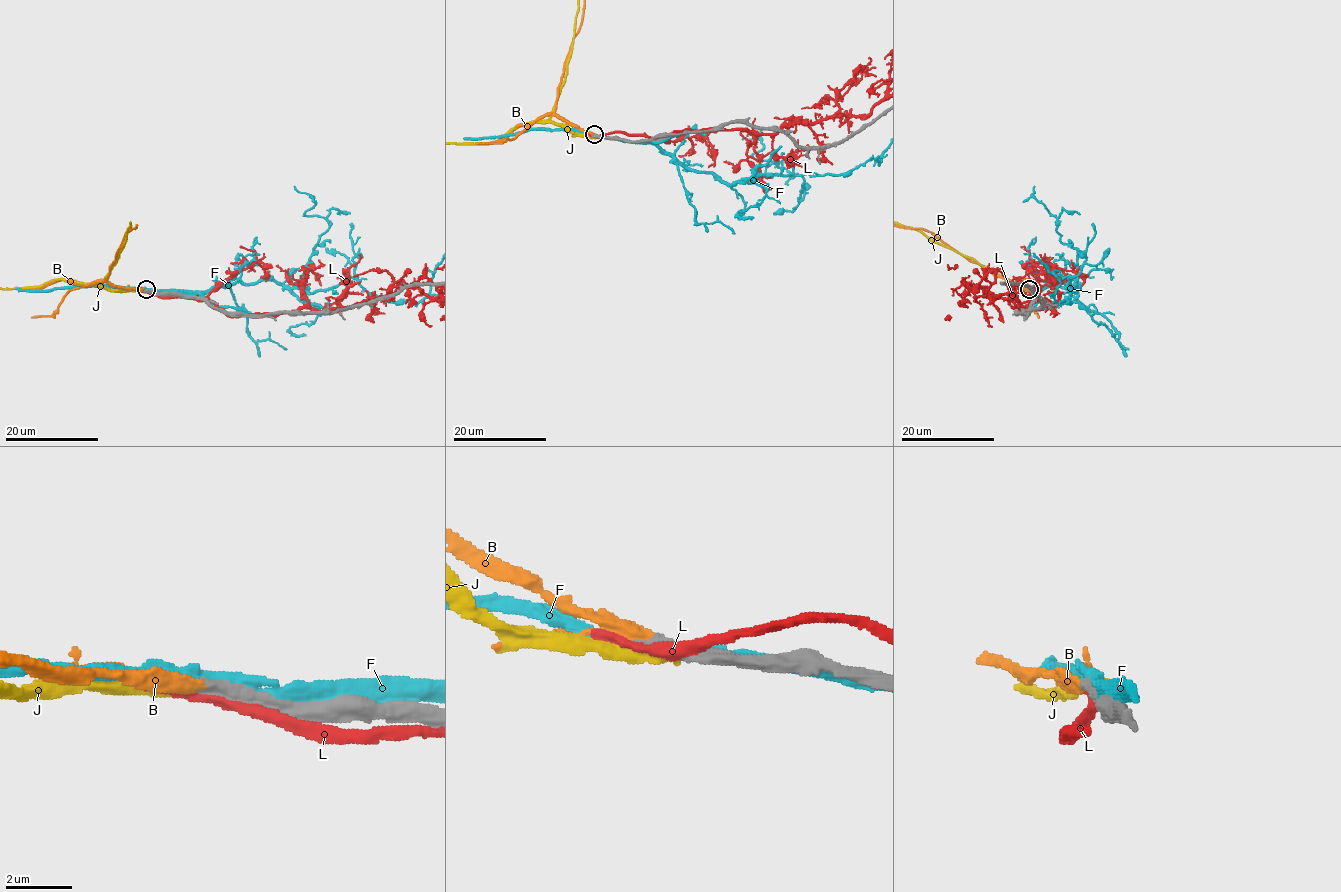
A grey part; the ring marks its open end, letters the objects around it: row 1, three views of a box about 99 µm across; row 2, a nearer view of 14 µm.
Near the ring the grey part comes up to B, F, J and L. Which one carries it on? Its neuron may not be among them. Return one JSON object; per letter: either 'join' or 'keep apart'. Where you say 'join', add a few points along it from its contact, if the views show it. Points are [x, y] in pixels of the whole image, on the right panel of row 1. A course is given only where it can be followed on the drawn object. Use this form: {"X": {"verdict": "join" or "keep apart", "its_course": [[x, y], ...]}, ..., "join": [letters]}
{"B": {"verdict": "join"}, "F": {"verdict": "keep apart"}, "J": {"verdict": "keep apart"}, "L": {"verdict": "keep apart"}, "join": ["B"]}

